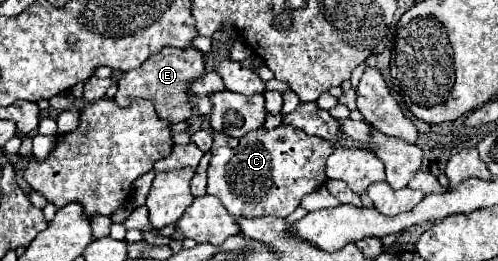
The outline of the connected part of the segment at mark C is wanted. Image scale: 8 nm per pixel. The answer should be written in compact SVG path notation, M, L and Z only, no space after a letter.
M279 125L275 129L257 129L247 133L241 141L231 141L225 133L215 133L211 147L211 161L207 169L207 193L221 199L225 209L233 217L261 217L275 215L287 217L299 207L301 197L317 191L325 181L325 159L333 153L333 145L321 137L311 137L289 125Z

